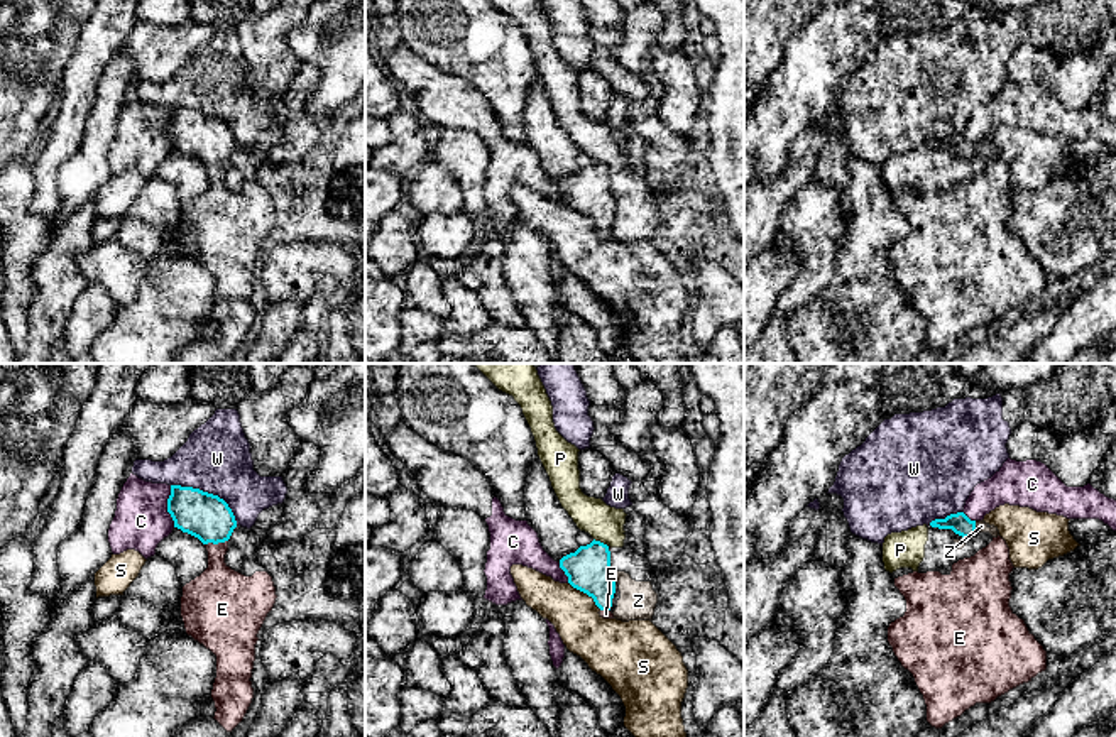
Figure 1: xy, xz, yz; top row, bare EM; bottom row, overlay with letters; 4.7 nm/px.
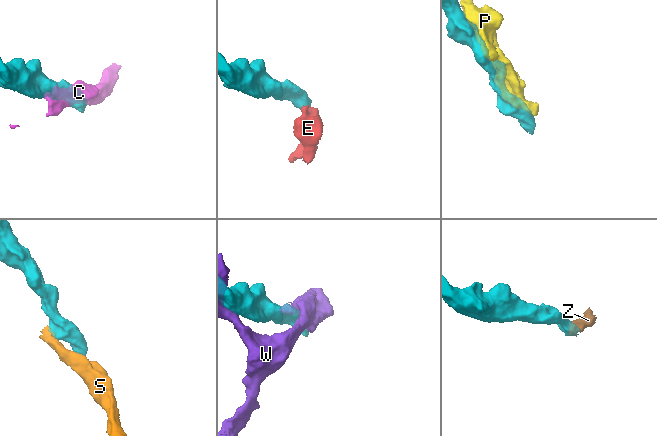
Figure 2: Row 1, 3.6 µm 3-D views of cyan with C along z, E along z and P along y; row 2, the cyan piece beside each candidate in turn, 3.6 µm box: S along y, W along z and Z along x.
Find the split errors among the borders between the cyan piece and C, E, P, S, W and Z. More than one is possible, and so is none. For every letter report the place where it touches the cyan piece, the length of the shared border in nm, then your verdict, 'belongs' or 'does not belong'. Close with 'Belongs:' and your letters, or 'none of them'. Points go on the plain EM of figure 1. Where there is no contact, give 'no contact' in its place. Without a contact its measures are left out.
C: xy (168, 127) | 200 nm | does not belong
E: xy (217, 164) | 120 nm | belongs
P: xz (599, 163) | 80 nm | does not belong
S: xz (585, 213) | 200 nm | does not belong
W: xy (210, 115) | 380 nm | does not belong
Z: yz (974, 147) | 50 nm | does not belong
Belongs: E

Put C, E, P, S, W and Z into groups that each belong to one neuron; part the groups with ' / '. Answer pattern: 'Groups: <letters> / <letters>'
Groups: C / E / P Z / S / W

